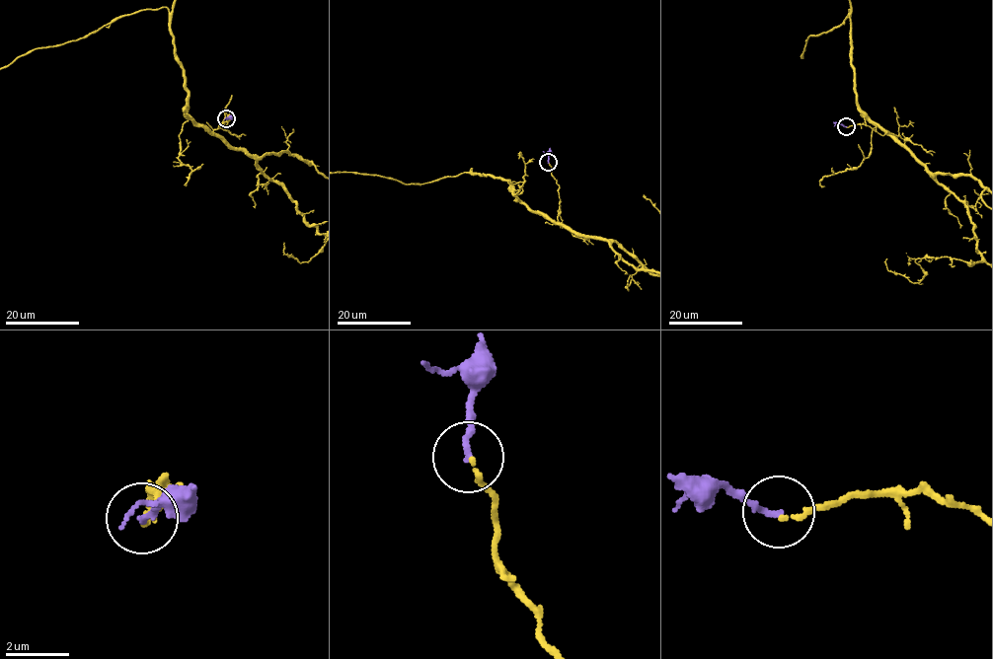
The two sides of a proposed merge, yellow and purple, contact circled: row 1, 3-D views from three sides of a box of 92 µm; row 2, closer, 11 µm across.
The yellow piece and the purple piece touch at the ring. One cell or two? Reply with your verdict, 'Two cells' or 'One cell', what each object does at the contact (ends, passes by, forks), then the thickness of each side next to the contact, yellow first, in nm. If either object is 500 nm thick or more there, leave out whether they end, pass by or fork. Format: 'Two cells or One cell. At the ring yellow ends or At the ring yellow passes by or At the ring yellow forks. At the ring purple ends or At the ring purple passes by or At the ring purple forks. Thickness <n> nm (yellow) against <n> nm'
Two cells. At the ring yellow ends. At the ring purple ends. Thickness 140 nm (yellow) against 200 nm

